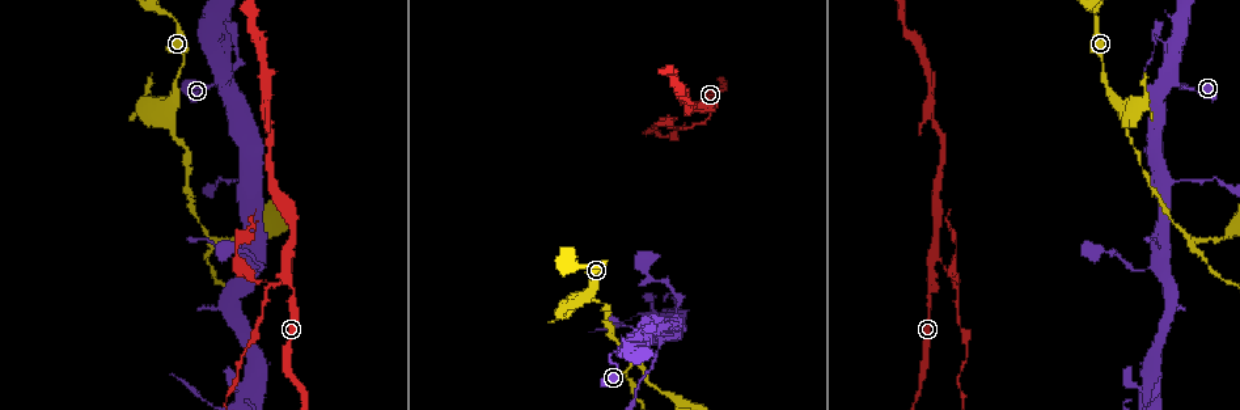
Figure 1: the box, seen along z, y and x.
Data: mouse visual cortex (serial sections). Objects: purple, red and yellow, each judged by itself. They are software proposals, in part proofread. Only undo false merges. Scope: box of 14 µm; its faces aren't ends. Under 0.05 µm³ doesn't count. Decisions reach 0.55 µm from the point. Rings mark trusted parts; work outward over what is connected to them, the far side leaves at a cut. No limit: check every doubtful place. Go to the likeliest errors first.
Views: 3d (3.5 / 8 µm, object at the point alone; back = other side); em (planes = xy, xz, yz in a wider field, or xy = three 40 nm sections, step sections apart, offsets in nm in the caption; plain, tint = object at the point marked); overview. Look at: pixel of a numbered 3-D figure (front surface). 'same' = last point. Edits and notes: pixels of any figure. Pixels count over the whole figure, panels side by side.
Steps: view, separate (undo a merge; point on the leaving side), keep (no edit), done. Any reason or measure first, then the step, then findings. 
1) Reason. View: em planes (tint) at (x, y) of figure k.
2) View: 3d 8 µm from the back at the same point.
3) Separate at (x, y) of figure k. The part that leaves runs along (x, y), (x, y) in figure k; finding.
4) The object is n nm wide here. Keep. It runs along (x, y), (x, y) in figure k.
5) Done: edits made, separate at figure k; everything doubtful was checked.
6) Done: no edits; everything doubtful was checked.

Three arms meet. View: 3d 3.5 µm at (289, 254) of figure 1.

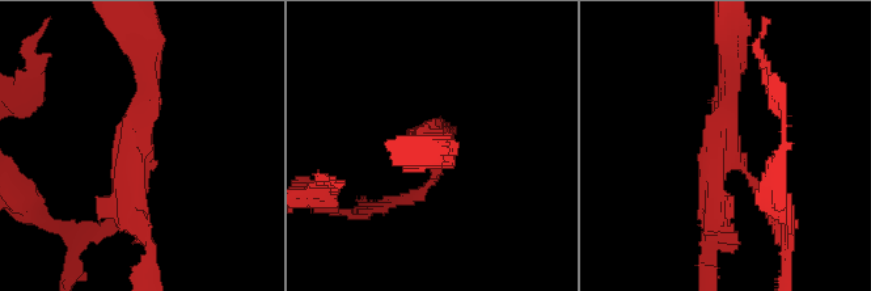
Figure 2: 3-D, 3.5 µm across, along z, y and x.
3 arms meet here; the arms are 100, 200, 250 nm wide. View: em planes (tint) at (133, 143) of figure 2.

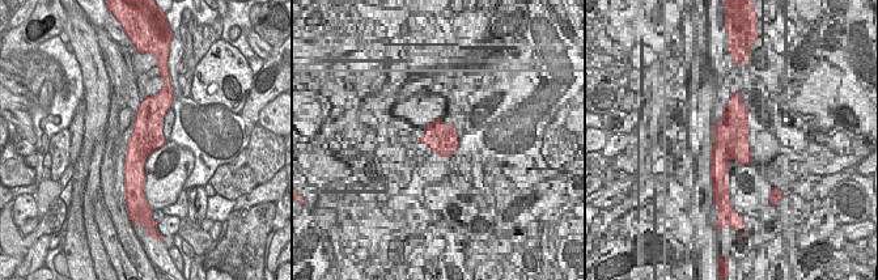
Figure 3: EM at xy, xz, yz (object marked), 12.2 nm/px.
Cut it another way. View: em xy step 1 (tint) at the same point.

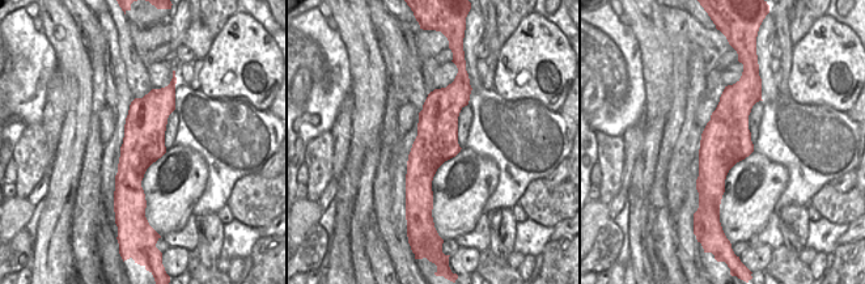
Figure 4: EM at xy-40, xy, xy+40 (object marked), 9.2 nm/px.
Keep. It runs along (450, 90), (424, 159), (425, 200) in figure 4; one cell here.

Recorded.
A fork. View: 3d 3.5 µm at (953, 285) of figure 1.

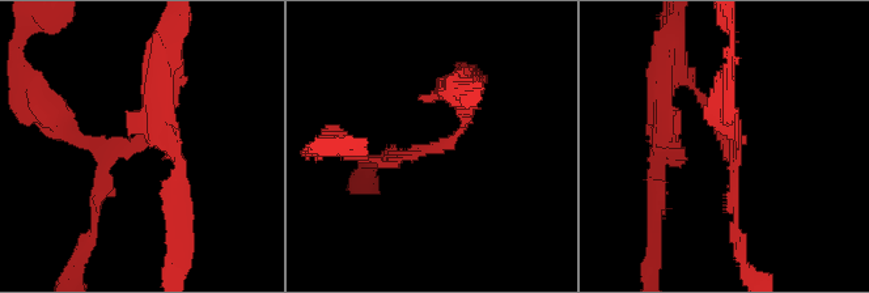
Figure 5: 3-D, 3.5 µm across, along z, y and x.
3 arms meet here; the arms are 100, 100, 150 nm wide; now the EM. View: em xy step 3 (tint) at (416, 155) of figure 5.

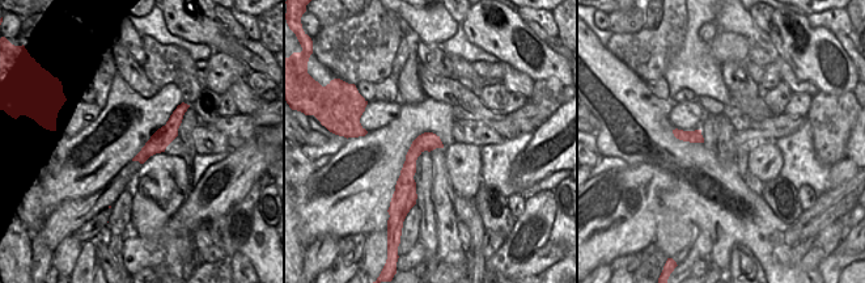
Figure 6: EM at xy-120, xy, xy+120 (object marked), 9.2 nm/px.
The object is 170 nm wide here. Keep. It runs along (181, 109), (173, 125), (139, 157) in figure 6; all the same cell.

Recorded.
View: 3d 8 µm at (1192, 241) of figure 1.

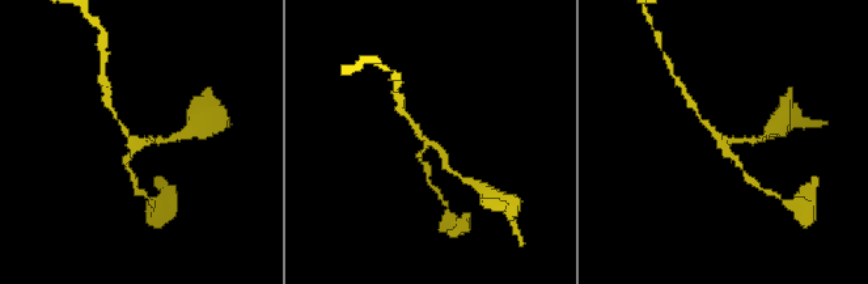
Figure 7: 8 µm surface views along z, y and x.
3 arms meet here; the arms are 150, 150, 200 nm wide; shape alone is not enough. View: em xy step 5 (tint) at (724, 142) of figure 7.

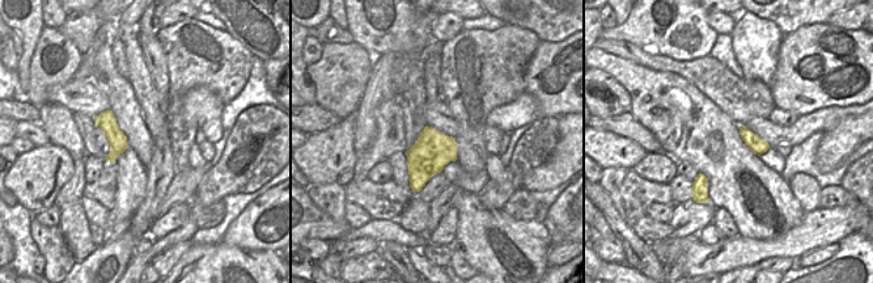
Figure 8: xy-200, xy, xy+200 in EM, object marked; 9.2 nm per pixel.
Keep. It runs along (409, 118), (443, 152), (448, 169) in figure 7; one cell here.

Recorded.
Thin arm on a thick one. View: 3d 8 µm at (1151, 267) of figure 1.

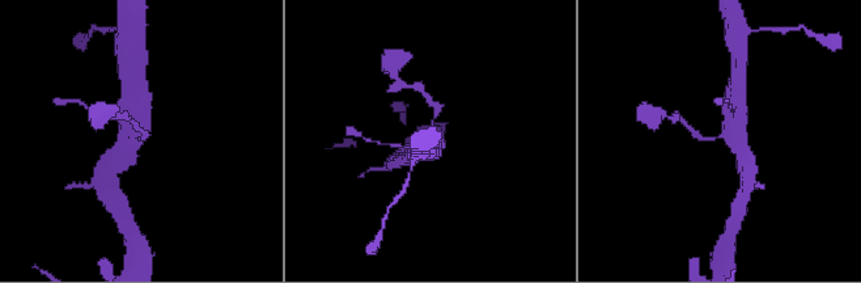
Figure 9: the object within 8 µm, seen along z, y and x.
3 arms meet here; the arms are 150, 350, 600 nm wide. View: em xy step 1 (tint) at (725, 135) of figure 9.

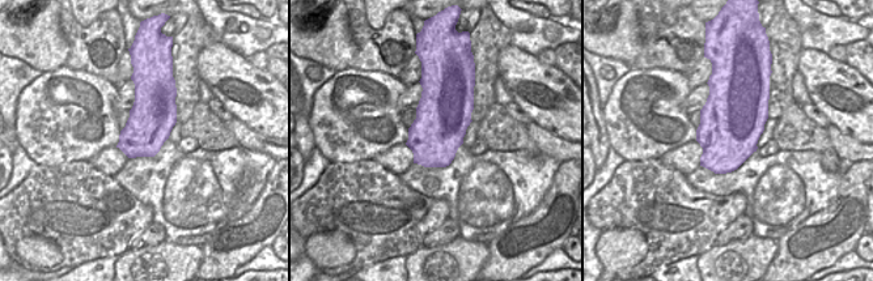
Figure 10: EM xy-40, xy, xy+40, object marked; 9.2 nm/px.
Keep. It runs along (136, 96), (136, 130), (111, 163) in figure 9; all the same cell.

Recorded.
Thick turns thin. View: 3d 3.5 µm at (657, 125) of figure 1.

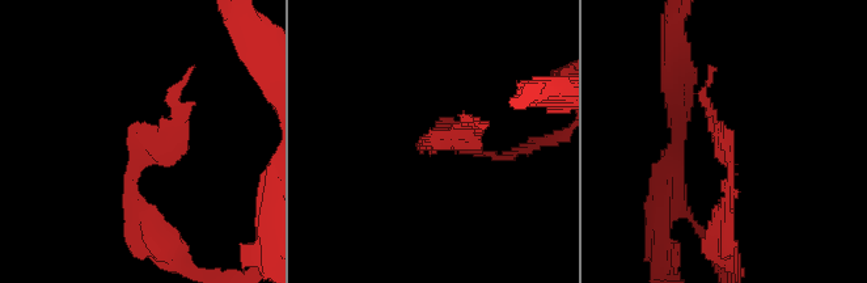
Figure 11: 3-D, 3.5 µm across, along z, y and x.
Now the EM. View: em xy step 5 (tint) at (423, 144) of figure 11.

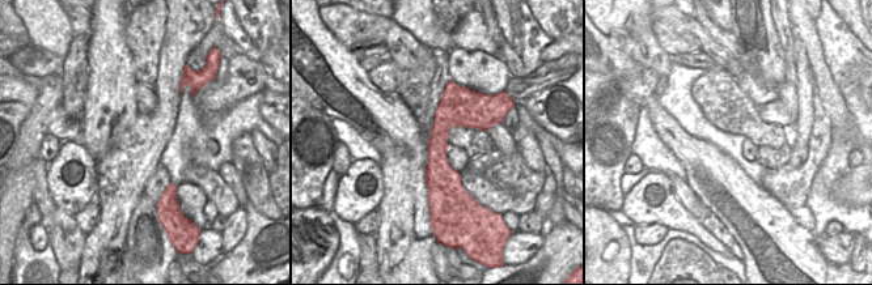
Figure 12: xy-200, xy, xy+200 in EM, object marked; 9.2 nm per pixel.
The object is 240 nm wide here. Keep. It runs along (452, 85), (439, 134), (445, 195) in figure 12; all the same cell.

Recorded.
Done: no edits; everything doubtful was checked.

